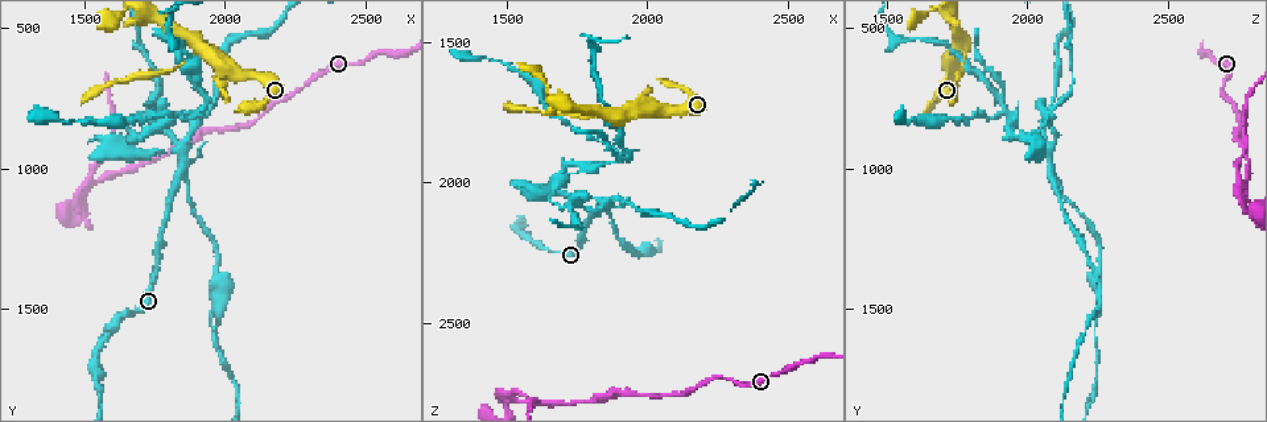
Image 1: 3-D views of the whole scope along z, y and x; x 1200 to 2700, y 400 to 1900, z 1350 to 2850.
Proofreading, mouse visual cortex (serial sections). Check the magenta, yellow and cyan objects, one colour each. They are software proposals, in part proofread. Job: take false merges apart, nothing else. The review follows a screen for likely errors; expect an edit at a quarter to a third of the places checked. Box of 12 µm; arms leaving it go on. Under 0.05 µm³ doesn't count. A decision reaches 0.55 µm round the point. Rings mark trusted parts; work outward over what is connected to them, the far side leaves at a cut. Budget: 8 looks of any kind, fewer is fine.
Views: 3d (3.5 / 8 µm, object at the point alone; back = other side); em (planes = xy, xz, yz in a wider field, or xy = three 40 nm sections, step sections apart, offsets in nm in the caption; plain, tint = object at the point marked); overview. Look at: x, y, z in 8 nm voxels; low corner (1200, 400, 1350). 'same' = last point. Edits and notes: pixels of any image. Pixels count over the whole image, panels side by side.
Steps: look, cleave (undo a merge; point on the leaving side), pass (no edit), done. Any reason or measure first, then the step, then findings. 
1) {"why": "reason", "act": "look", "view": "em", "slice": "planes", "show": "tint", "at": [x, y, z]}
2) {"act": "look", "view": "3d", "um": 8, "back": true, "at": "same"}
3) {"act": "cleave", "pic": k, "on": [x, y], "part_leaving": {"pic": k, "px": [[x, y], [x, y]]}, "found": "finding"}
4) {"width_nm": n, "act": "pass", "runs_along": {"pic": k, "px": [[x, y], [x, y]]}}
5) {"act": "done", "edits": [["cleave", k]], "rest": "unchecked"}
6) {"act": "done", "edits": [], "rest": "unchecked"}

{"why": "narrows sharply", "act": "look", "view": "3d", "um": 8, "at": [1840, 630, 1760]}

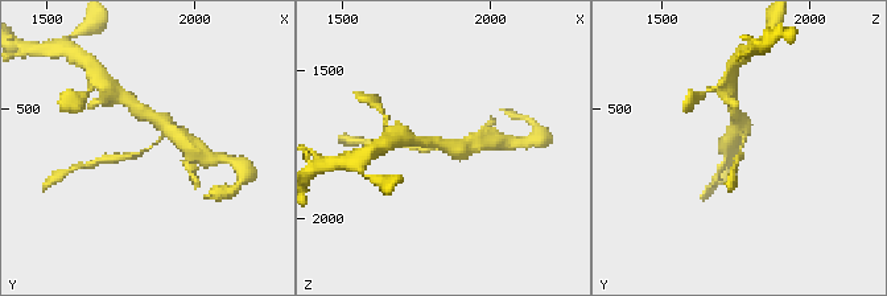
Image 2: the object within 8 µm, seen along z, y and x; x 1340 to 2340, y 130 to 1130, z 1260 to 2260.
{"arm_widths_nm": [200, 350], "why": "now the EM", "act": "look", "view": "em", "slice": "xy", "step": 5, "show": "tint", "at": [1840, 640, 1770]}

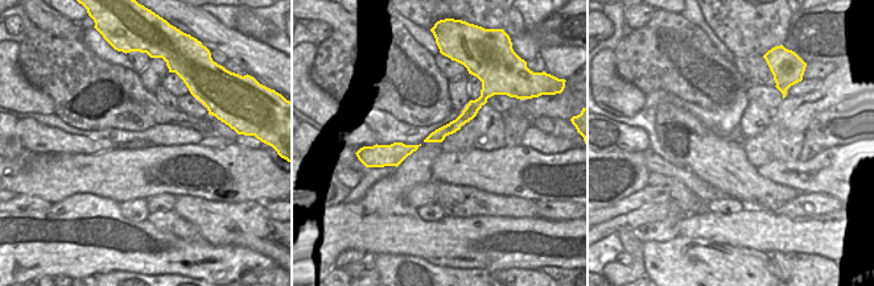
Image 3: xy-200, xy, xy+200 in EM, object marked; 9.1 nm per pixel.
{"act": "pass", "found": "one cell here"}

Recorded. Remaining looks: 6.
{"why": "abrupt turn", "act": "look", "view": "3d", "um": 8, "back": true, "at": [1860, 1040, 2100]}

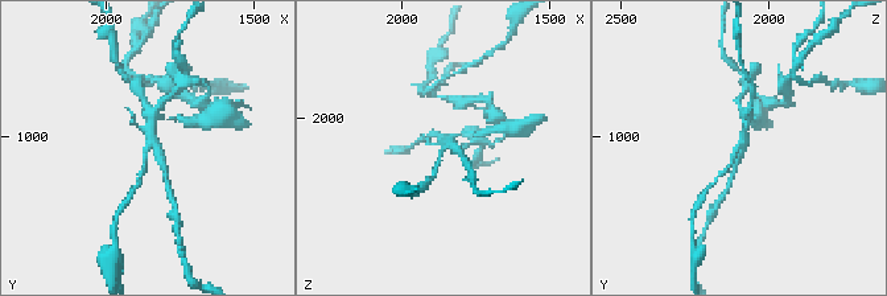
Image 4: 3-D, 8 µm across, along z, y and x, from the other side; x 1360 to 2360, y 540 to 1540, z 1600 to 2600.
{"why": "now the EM", "act": "look", "view": "em", "slice": "xy", "step": 5, "show": "tint", "at": [1860, 1050, 2090]}

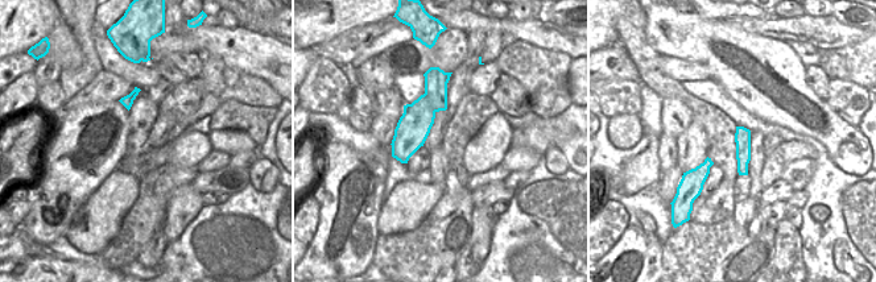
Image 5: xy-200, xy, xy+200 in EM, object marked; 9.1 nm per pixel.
{"act": "cleave", "pic": 4, "on": [474, 136], "found": "a second cell is stuck on"}

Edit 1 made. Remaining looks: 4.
{"why": "thin neck", "act": "look", "view": "3d", "um": 8, "at": [2270, 710, 2690]}

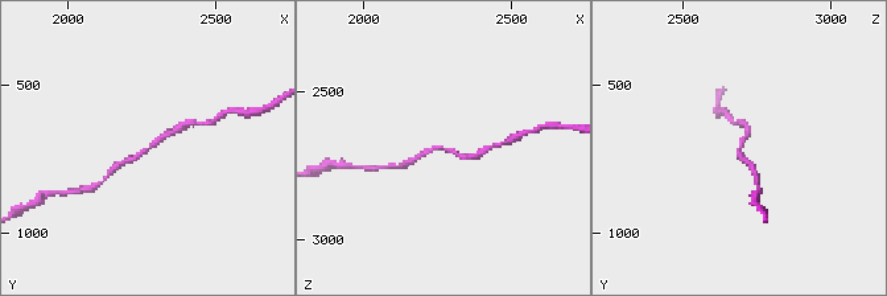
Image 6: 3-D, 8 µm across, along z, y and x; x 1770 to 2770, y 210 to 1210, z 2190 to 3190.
{"why": "zoom in", "act": "look", "view": "3d", "um": 3.5, "at": [2260, 720, 2690]}

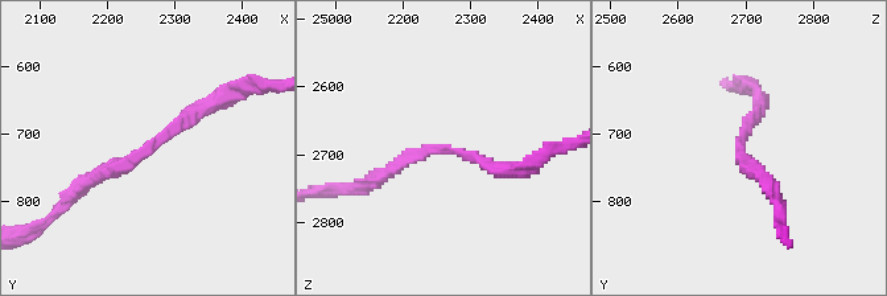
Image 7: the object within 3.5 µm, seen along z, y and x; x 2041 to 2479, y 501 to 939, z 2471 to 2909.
{"arm_widths_nm": [200, 200], "act": "look", "view": "em", "slice": "xy", "step": 2, "show": "tint", "at": [2270, 705, 2690]}

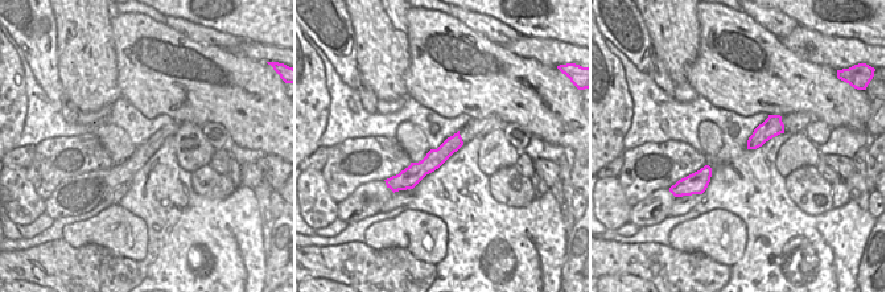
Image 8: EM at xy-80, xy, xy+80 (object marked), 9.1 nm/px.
{"act": "pass", "runs_along": {"pic": 7, "px": [[227, 95], [86, 181]]}, "found": "continuous, no second cell"}

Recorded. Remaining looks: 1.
{"act": "done", "edits": [["cleave", 4]], "rest": "unchecked"}

